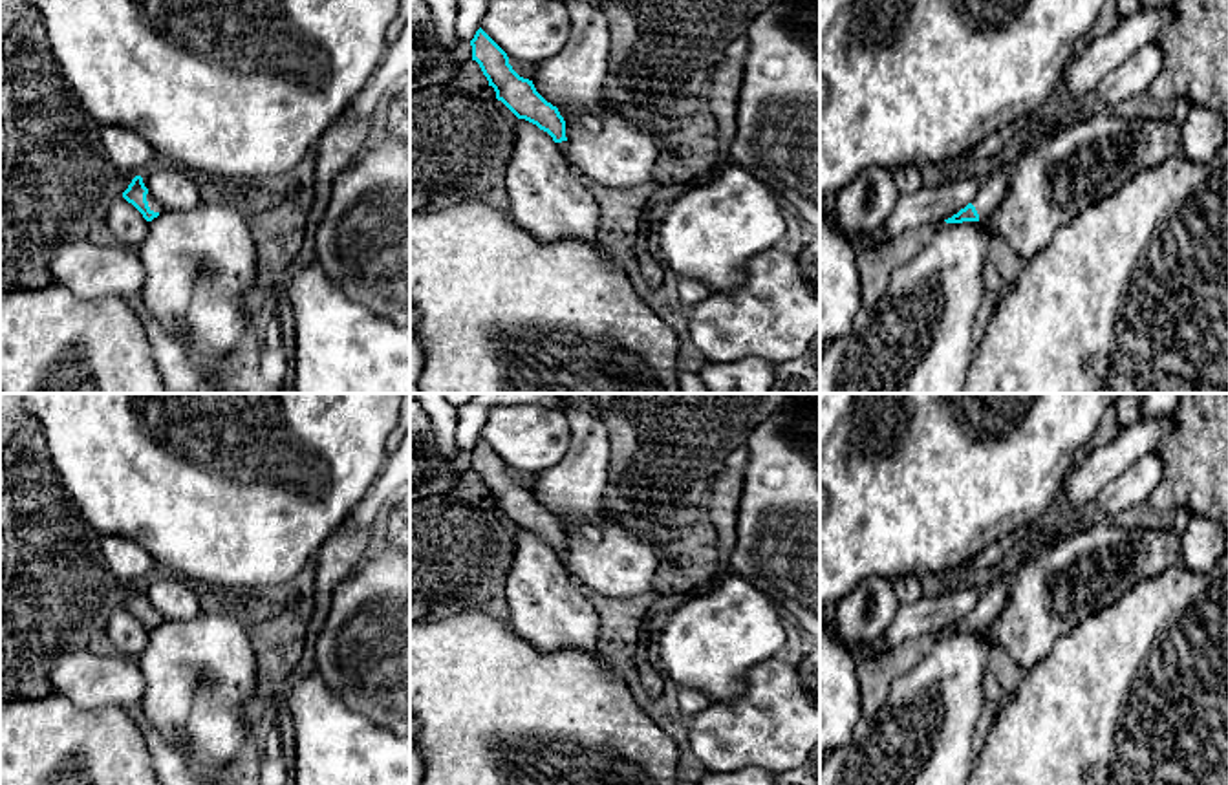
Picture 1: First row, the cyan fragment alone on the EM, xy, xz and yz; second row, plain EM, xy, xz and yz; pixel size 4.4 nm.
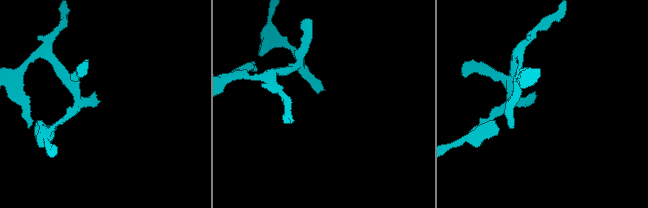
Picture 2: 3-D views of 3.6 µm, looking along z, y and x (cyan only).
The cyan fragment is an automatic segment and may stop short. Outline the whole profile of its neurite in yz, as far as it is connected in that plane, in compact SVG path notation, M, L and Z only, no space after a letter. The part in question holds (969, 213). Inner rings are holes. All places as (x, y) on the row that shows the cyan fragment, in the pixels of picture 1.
M1005 168L1003 172L990 177L981 190L975 194L974 201L961 209L952 218L944 220L946 223L963 223L963 221L979 221L988 218L994 210L999 209L1010 179L1014 176L1014 168Z

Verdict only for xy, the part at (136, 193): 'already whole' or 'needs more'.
needs more

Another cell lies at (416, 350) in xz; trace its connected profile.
M410 328L410 393L421 393L419 379L423 373L423 366L425 366L425 351L415 331Z

